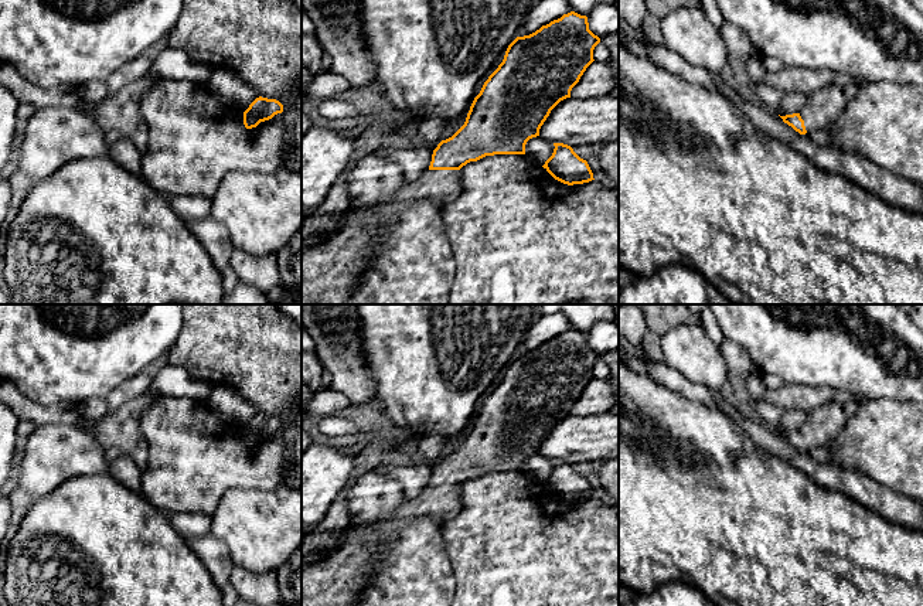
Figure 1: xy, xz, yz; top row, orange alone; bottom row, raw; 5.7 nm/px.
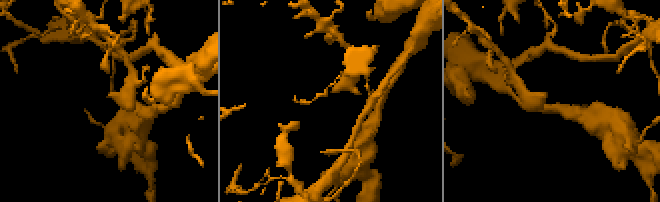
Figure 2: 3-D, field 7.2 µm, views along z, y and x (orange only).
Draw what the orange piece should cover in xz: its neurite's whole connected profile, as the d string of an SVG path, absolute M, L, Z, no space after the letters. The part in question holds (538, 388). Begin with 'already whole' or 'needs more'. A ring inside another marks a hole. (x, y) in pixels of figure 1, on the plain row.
needs more; M575 328L529 353L517 354L474 415L464 442L437 462L429 486L418 497L403 501L391 518L348 528L331 555L302 568L302 606L352 605L377 573L382 556L389 551L394 532L420 518L439 525L454 518L463 508L460 486L470 479L494 471L525 471L527 459L539 453L551 428L571 415L572 405L595 378L593 367L599 360L600 355L589 347L587 334Z

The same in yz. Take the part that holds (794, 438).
needs more; M825 402L807 413L807 419L800 430L780 433L784 440L800 452L814 447L827 447L847 422L856 413L858 404Z

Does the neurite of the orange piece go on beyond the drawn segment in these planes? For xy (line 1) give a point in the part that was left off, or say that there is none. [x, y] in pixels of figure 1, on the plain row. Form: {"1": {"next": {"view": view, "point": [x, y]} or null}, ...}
{"1": {"next": null}}

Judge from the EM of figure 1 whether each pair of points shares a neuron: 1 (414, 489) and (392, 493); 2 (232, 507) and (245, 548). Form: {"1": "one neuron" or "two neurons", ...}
{"1": "two neurons", "2": "one neuron"}

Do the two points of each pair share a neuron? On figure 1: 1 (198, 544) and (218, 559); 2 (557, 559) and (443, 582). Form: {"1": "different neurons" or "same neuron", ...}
{"1": "same neuron", "2": "different neurons"}

